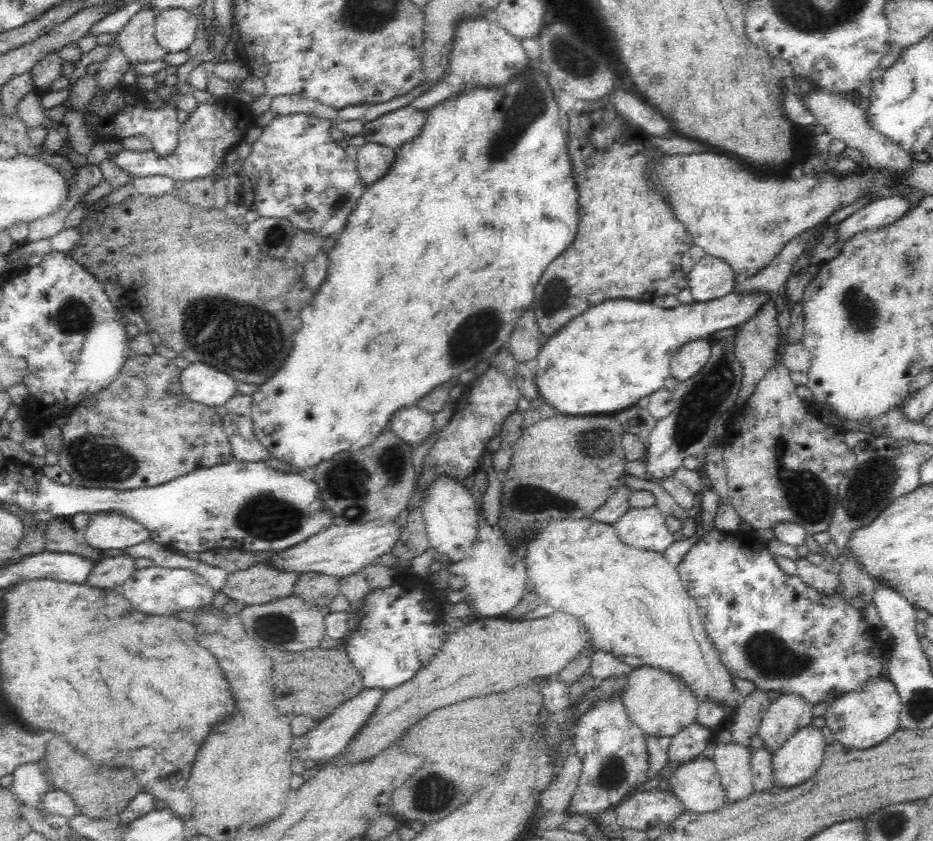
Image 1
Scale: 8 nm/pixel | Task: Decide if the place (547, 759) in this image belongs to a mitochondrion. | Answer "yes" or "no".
no

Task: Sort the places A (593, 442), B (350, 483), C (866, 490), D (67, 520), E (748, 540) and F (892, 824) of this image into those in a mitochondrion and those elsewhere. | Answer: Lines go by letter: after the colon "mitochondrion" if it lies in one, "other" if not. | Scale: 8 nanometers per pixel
A: mitochondrion
B: mitochondrion
C: mitochondrion
D: other
E: other
F: mitochondrion

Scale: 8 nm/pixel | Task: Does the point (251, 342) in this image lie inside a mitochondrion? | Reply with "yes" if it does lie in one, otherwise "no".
yes

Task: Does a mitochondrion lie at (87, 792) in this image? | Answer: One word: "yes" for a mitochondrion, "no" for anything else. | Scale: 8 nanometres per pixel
no

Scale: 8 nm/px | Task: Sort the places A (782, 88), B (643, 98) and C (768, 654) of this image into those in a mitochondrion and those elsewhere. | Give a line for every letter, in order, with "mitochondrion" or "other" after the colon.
A: other
B: other
C: mitochondrion

